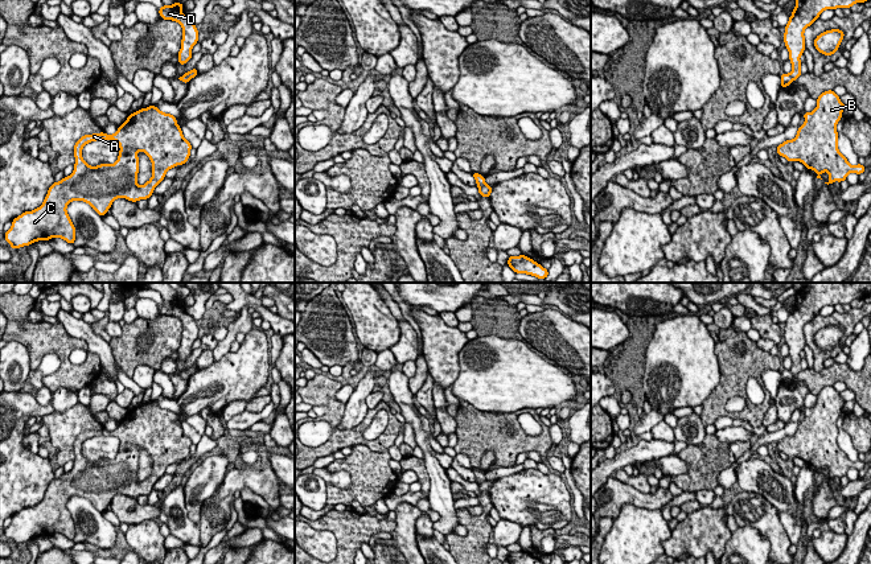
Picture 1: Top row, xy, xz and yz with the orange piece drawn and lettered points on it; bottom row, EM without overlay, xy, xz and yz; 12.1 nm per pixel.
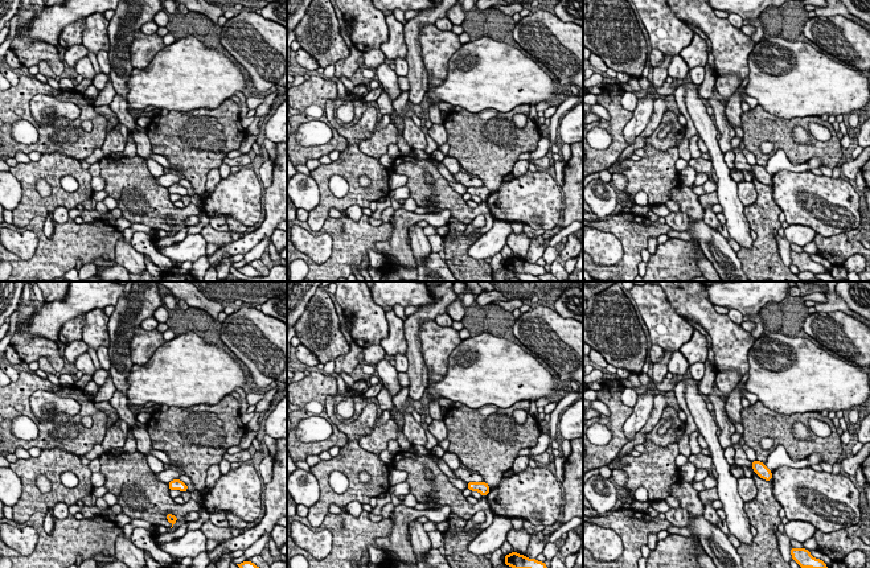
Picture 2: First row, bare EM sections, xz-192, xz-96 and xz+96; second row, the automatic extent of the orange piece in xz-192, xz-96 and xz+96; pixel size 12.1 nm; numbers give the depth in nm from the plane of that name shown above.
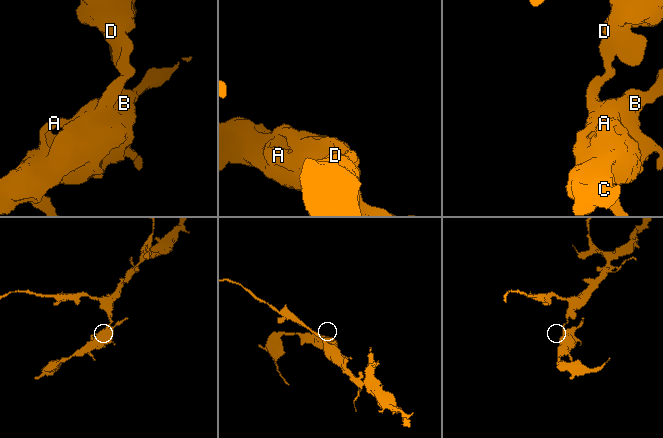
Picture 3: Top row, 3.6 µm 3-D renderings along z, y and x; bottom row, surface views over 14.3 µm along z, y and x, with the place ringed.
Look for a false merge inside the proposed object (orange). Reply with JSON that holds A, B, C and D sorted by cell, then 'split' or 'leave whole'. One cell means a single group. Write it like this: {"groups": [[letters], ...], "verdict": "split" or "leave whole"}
{"groups": [["A", "B", "C"], ["D"]], "verdict": "split"}

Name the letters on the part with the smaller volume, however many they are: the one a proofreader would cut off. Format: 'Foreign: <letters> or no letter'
Foreign: A, B, C

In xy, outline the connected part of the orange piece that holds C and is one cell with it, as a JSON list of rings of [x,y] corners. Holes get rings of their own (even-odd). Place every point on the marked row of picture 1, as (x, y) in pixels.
[[[155,106],[128,115],[114,135],[83,135],[74,145],[73,173],[52,184],[40,207],[15,218],[4,239],[13,250],[56,236],[73,244],[75,227],[66,211],[71,201],[89,203],[102,217],[119,197],[132,202],[148,199],[169,169],[189,160],[190,149],[192,144],[184,137],[177,119]],[[96,140],[119,144],[115,164],[90,166],[82,159],[83,147]],[[139,151],[152,162],[152,177],[141,186],[137,185]]]

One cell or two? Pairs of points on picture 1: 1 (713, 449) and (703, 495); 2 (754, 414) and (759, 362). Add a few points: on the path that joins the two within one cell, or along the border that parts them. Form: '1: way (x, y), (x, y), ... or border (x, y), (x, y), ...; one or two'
1: border (711, 490), (693, 492); two
2: way (732, 415), (722, 408), (722, 394), (738, 378); one

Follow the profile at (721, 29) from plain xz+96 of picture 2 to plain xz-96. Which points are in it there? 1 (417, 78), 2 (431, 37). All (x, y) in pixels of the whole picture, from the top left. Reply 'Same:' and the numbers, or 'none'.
Same: 2

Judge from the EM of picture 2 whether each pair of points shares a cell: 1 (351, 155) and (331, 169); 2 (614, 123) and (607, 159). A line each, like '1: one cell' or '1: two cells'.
1: one cell
2: one cell

